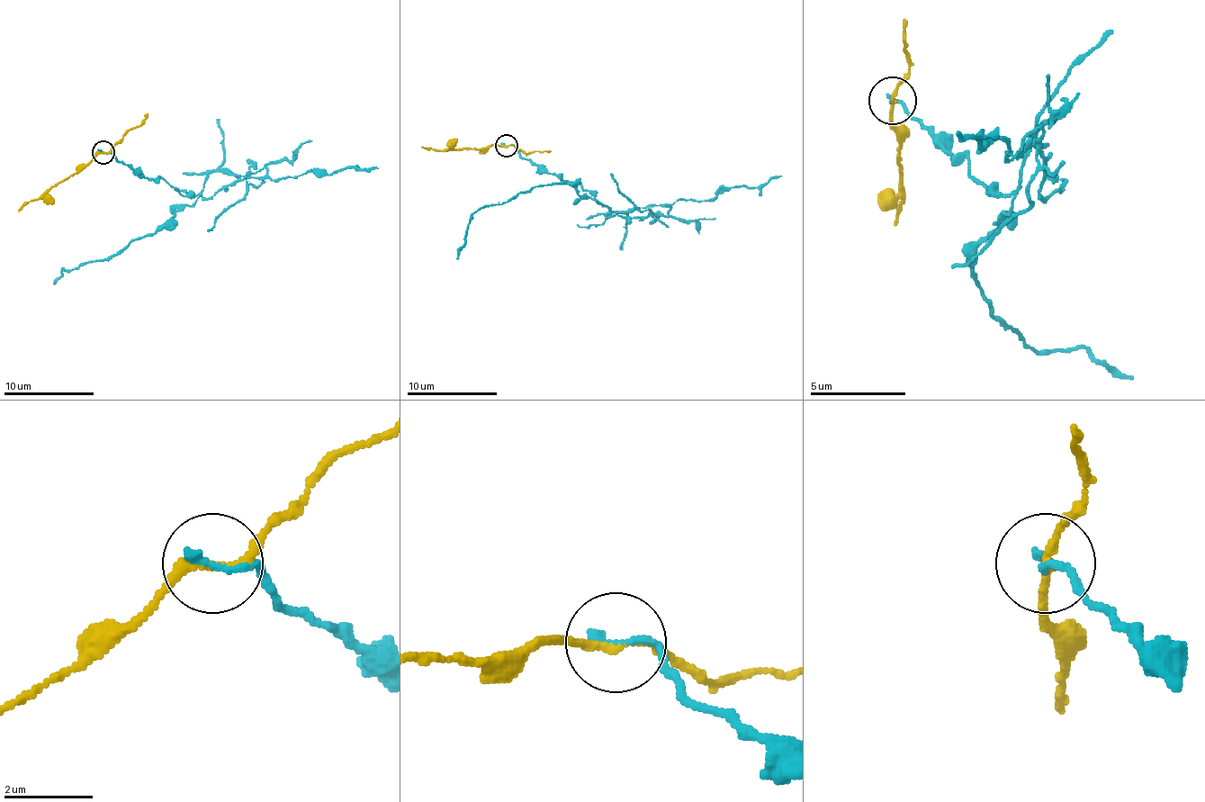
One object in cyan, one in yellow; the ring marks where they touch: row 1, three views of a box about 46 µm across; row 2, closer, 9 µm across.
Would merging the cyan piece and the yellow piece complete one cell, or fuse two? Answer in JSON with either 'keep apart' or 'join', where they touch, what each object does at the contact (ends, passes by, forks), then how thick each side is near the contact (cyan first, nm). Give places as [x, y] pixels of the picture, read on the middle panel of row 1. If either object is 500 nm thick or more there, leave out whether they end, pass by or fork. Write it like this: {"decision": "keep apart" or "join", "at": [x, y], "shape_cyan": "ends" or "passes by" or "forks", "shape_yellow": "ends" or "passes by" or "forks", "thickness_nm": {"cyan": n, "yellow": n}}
{"decision": "keep apart", "at": [507, 145], "shape_cyan": "ends", "shape_yellow": "passes by", "thickness_nm": {"cyan": 200, "yellow": 180}}

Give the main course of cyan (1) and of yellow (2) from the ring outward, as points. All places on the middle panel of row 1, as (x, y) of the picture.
1: (506, 145), (549, 174), (576, 181), (598, 202), (556, 184), (483, 206), (472, 215), (456, 258)
2: (506, 145), (467, 149), (422, 147)

